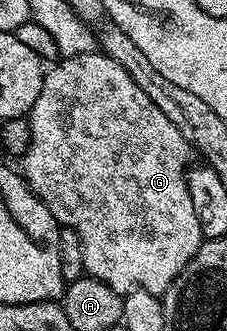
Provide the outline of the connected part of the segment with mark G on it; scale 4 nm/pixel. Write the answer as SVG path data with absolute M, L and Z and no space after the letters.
M88 50L84 54L76 54L75 56L67 56L59 59L53 65L54 69L47 71L42 78L42 89L36 98L36 102L30 107L28 119L30 121L30 141L26 147L25 152L20 157L20 175L26 181L27 186L40 198L40 202L44 202L44 206L48 206L48 210L56 217L62 228L71 228L75 234L80 238L80 246L84 250L84 272L85 275L96 278L100 282L104 282L108 286L112 286L112 290L121 292L135 292L137 288L140 290L148 290L153 296L161 297L162 293L168 290L171 282L178 277L180 270L184 270L184 266L196 254L196 250L202 244L204 239L202 231L200 230L200 222L196 219L196 210L192 207L192 198L188 198L188 186L186 185L186 173L191 167L192 149L190 143L184 138L184 134L180 134L180 130L176 125L169 120L168 117L160 110L160 106L156 106L156 102L152 102L152 98L148 98L148 94L144 94L144 90L140 90L140 86L136 86L136 82L132 82L132 78L128 74L128 70L124 70L124 66L120 66L120 62L112 62L112 58L108 58L101 50Z

